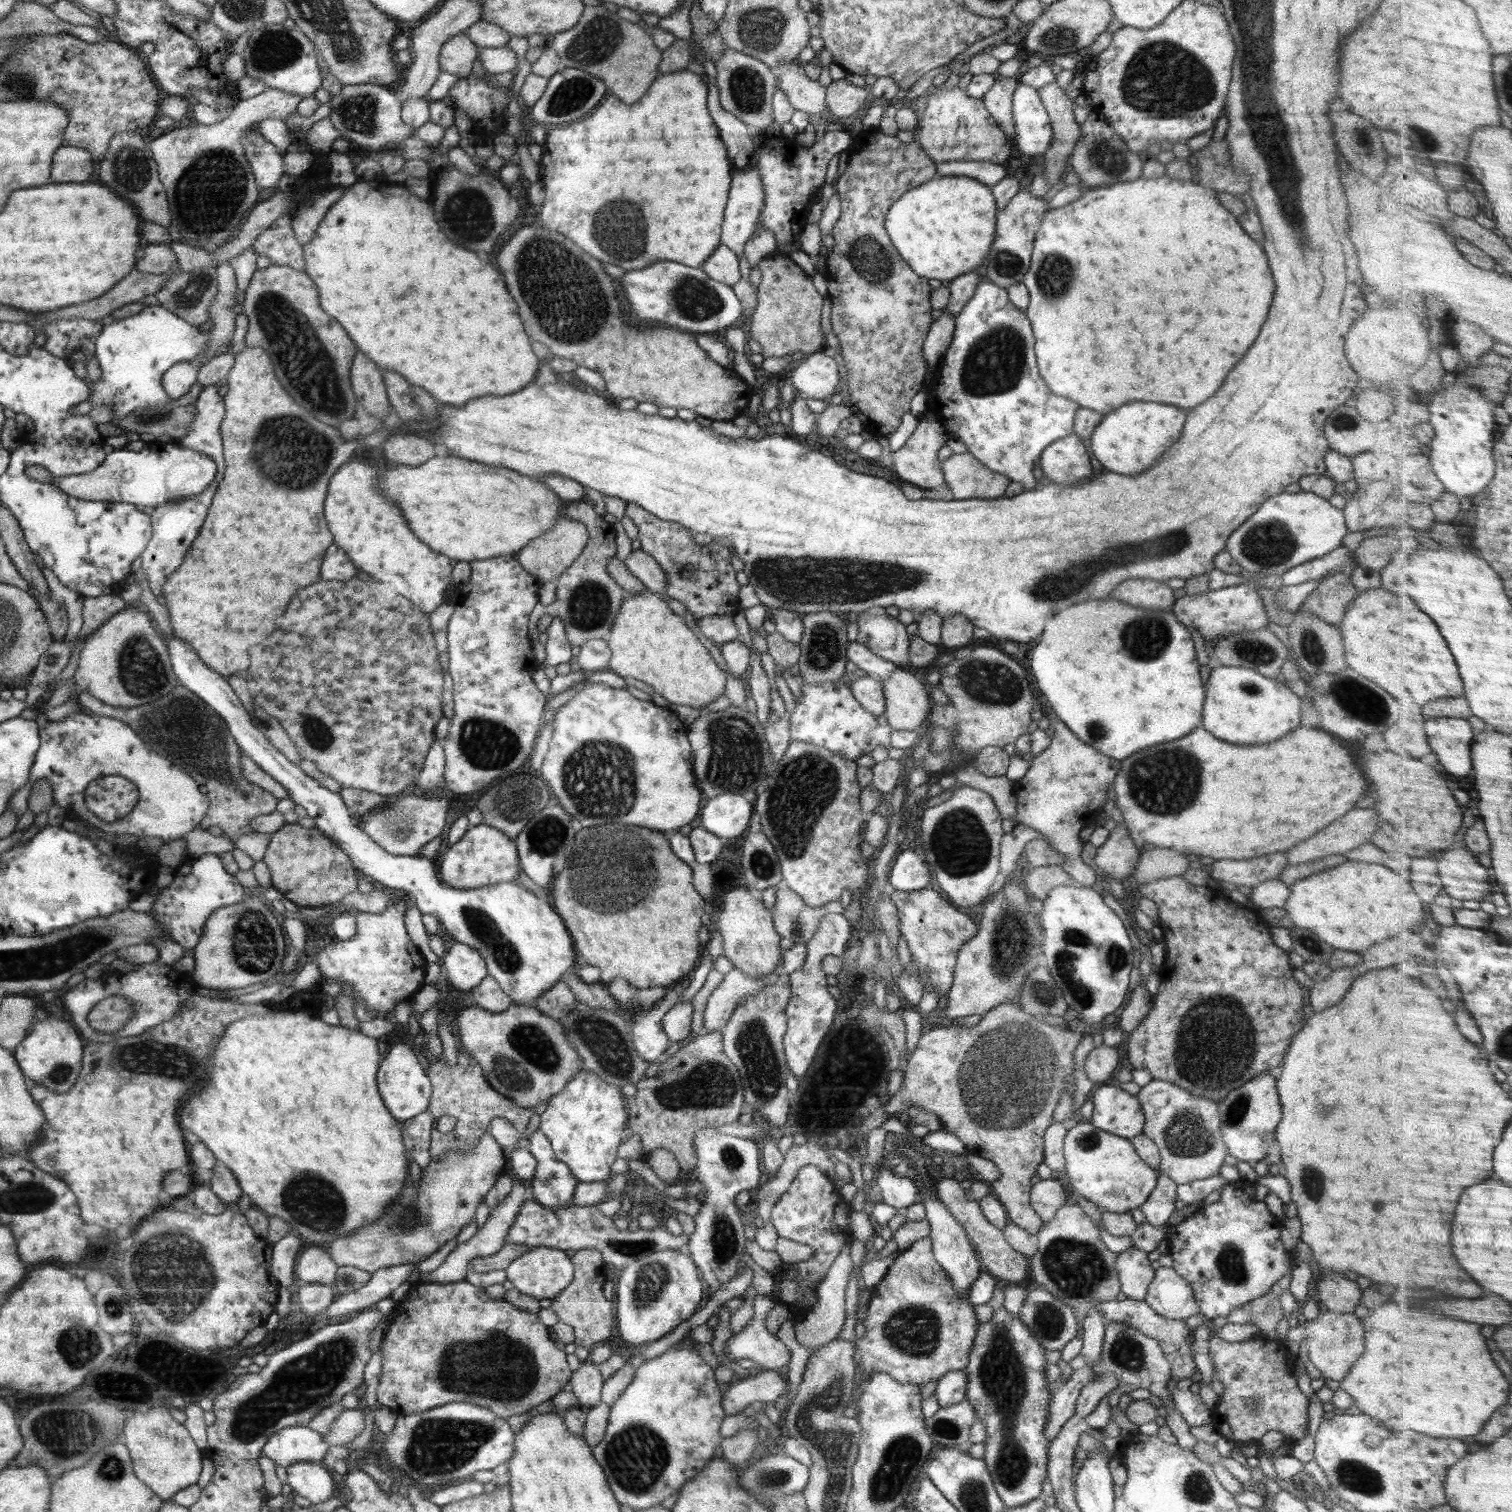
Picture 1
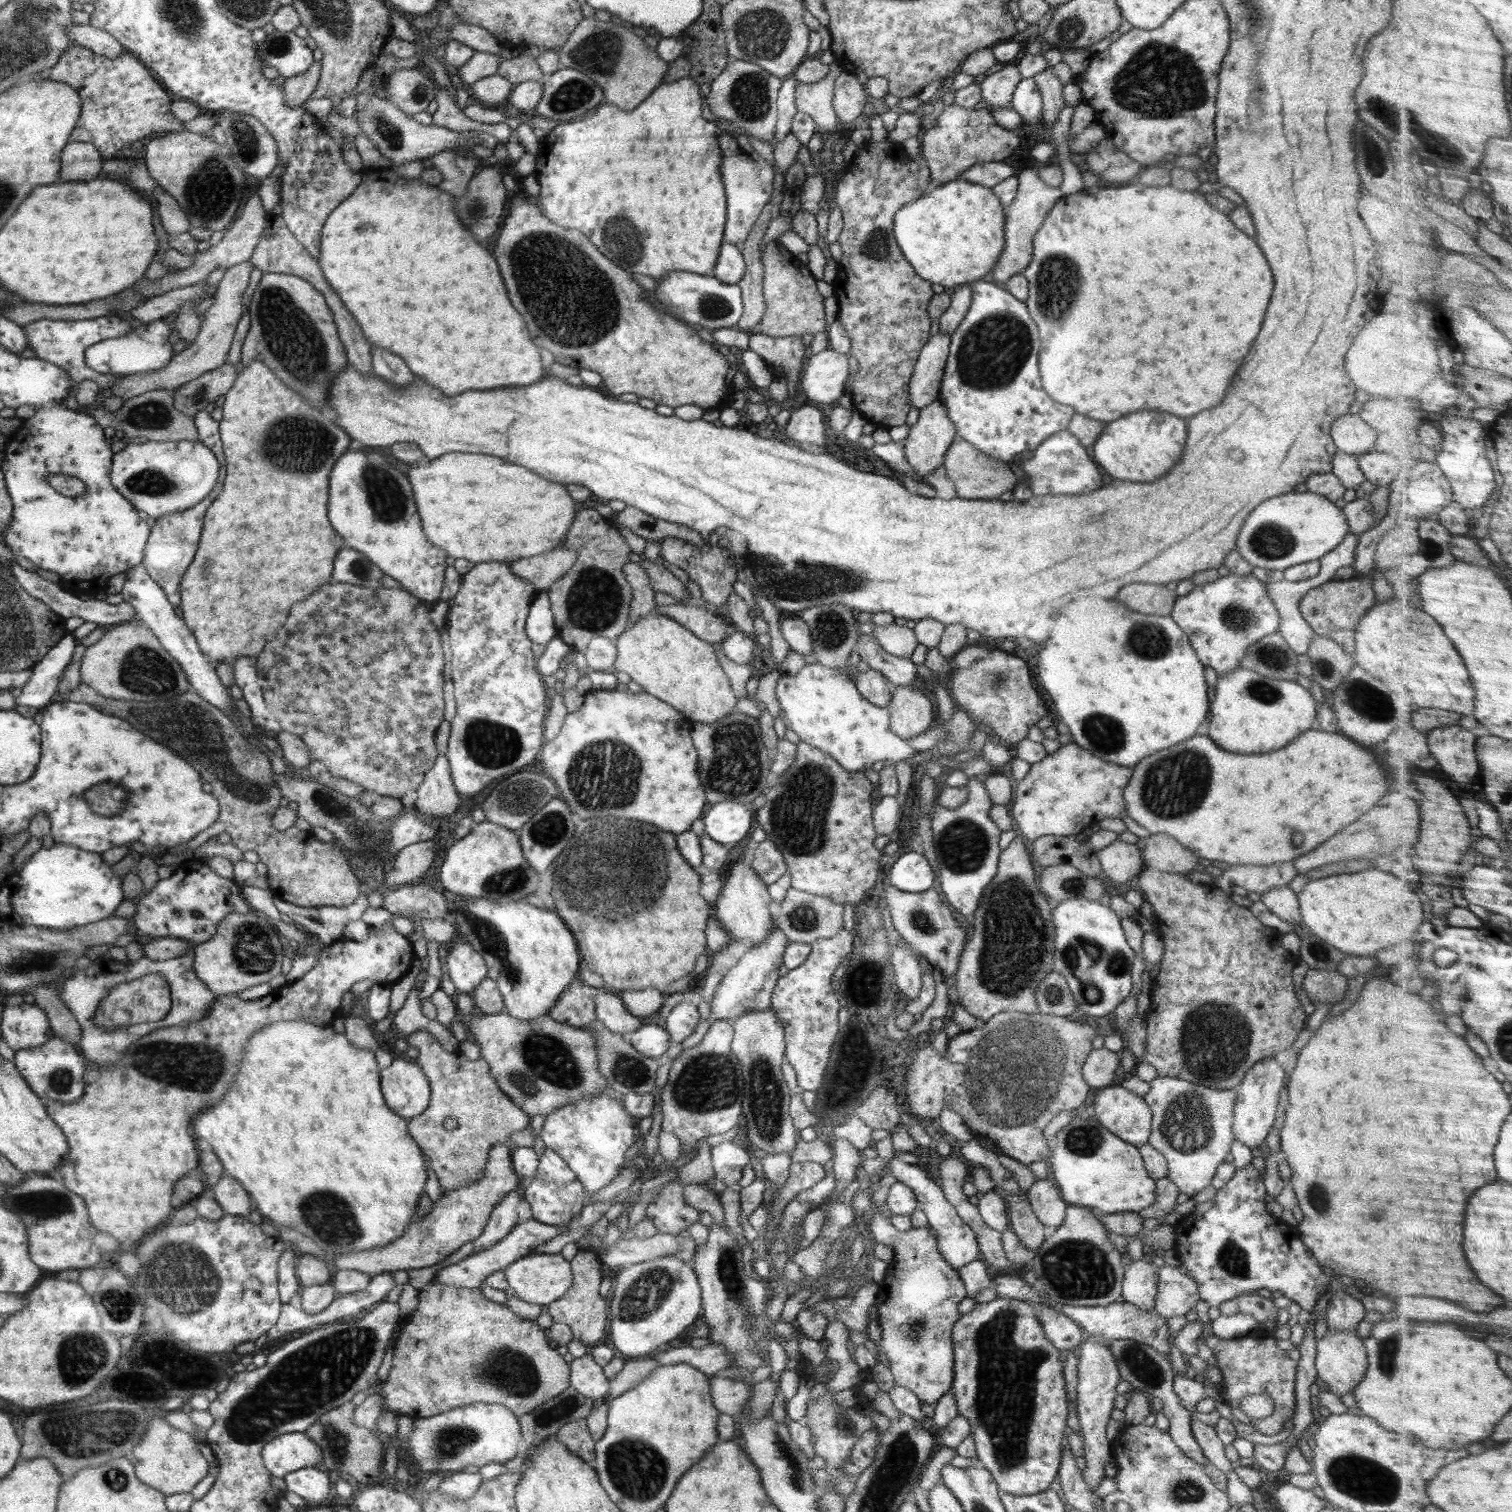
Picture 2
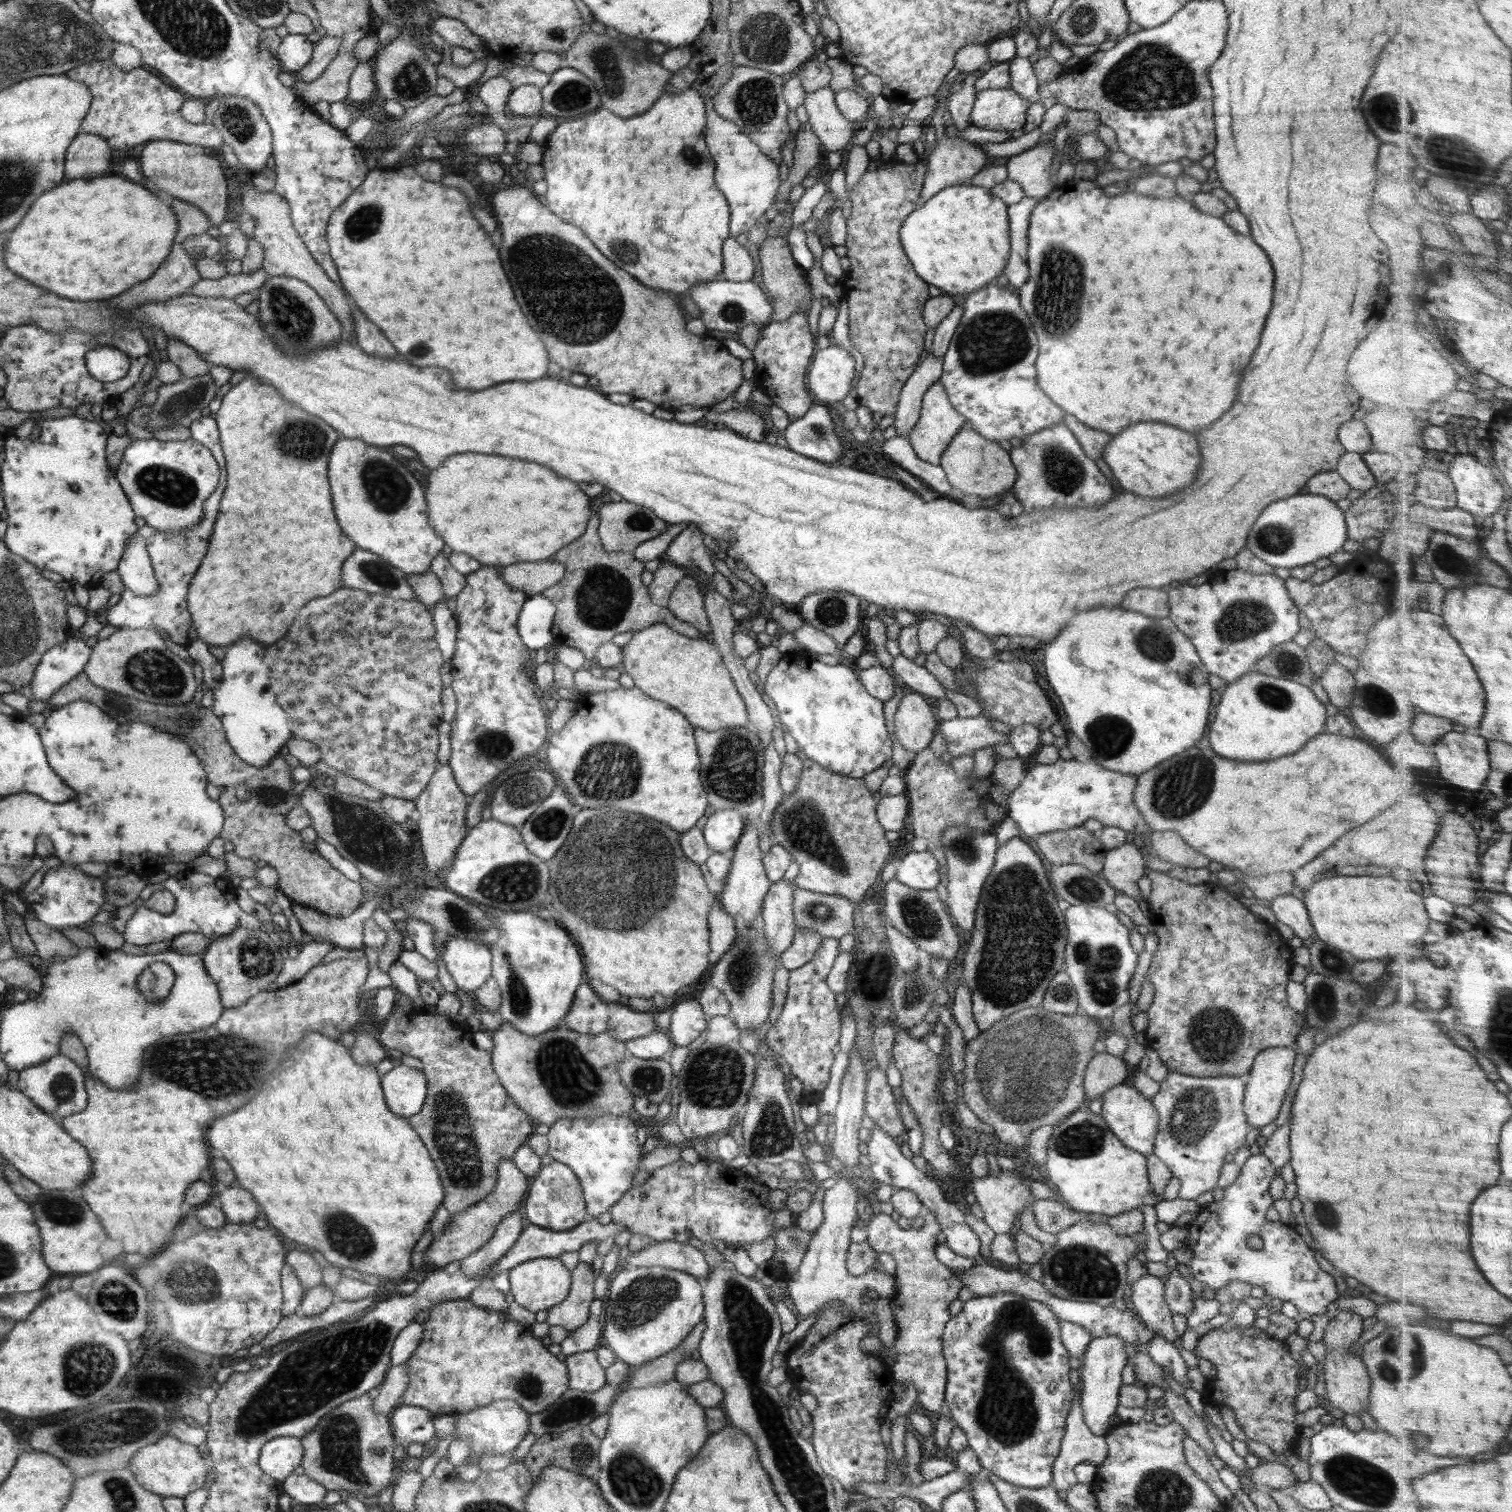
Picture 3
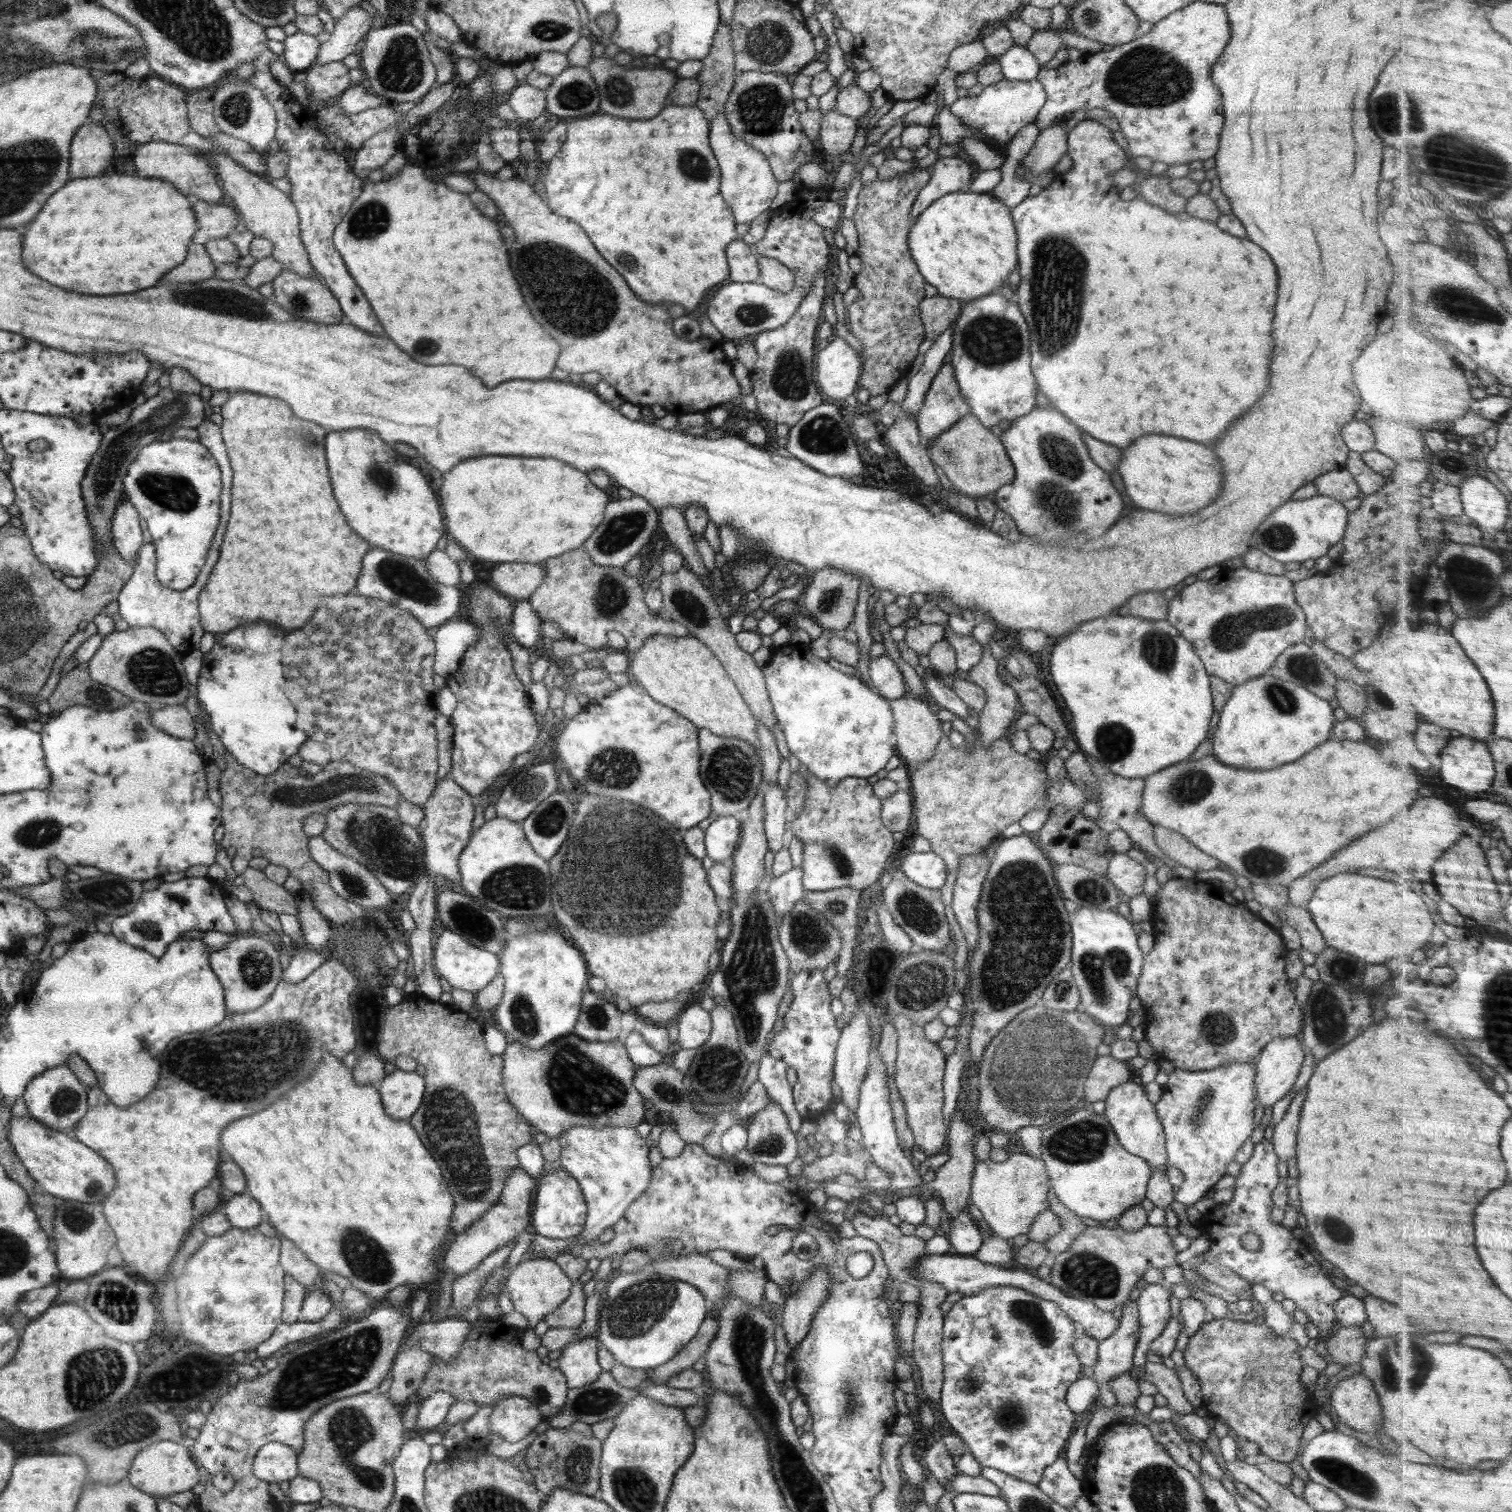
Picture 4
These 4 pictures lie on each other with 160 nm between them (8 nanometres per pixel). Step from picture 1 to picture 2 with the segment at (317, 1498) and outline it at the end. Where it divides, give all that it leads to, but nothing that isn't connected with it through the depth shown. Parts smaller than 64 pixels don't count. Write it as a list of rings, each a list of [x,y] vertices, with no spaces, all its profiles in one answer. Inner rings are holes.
[[[308,1467],[289,1473],[284,1477],[286,1488],[298,1494],[308,1503],[322,1502],[330,1494],[329,1473]]]

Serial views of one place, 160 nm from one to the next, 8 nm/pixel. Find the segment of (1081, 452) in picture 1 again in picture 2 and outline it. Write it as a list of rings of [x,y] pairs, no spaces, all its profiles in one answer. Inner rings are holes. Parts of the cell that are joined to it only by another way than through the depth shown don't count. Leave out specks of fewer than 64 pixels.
[[[1068,429],[1046,438],[1031,455],[1021,458],[1017,462],[1017,467],[1026,473],[1026,484],[1034,492],[1034,496],[1086,494],[1100,488],[1108,480],[1100,475],[1094,460],[1090,460],[1086,448]]]

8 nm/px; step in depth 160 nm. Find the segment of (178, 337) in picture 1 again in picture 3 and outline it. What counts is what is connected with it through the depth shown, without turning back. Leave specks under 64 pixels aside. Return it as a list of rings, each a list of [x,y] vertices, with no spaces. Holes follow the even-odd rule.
[[[96,346],[87,352],[85,363],[96,380],[114,382],[129,371],[130,359],[123,350],[114,346]]]

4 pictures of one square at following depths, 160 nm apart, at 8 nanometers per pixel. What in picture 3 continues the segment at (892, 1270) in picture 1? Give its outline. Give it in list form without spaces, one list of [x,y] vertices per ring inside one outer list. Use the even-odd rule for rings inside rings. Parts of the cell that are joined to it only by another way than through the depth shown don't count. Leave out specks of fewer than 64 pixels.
[[[876,1209],[864,1227],[870,1246],[877,1253],[887,1252],[896,1261],[895,1293],[890,1300],[892,1306],[894,1306],[894,1317],[897,1325],[897,1335],[893,1348],[893,1351],[896,1352],[897,1361],[890,1367],[890,1374],[892,1374],[895,1382],[901,1380],[906,1384],[912,1383],[916,1387],[916,1398],[918,1398],[920,1406],[928,1412],[938,1414],[941,1407],[945,1405],[945,1386],[947,1383],[947,1364],[943,1355],[941,1336],[946,1322],[951,1317],[948,1305],[956,1298],[958,1299],[958,1293],[964,1286],[959,1275],[936,1258],[936,1236],[941,1233],[941,1228],[934,1215],[928,1213],[924,1214],[924,1217],[925,1223],[920,1230],[905,1229],[897,1224],[896,1218]]]

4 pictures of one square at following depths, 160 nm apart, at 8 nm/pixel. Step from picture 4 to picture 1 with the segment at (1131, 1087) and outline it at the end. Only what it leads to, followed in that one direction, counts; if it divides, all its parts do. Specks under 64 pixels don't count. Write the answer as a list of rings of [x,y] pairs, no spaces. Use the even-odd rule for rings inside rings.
[[[1101,1084],[1097,1085],[1090,1097],[1093,1104],[1091,1123],[1096,1128],[1129,1140],[1143,1133],[1145,1116],[1137,1095],[1130,1094],[1122,1087]]]

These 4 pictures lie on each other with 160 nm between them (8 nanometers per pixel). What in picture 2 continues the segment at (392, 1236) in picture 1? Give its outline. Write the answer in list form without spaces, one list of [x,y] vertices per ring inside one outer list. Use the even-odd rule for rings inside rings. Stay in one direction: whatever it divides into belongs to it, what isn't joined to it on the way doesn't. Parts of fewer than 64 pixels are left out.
[[[495,1144],[489,1150],[482,1178],[477,1178],[475,1182],[463,1184],[454,1190],[443,1190],[440,1199],[433,1203],[432,1210],[422,1219],[414,1215],[404,1234],[396,1240],[386,1246],[334,1257],[333,1269],[359,1270],[373,1276],[396,1270],[424,1268],[443,1262],[464,1244],[476,1240],[487,1225],[494,1207],[504,1200],[509,1192],[518,1188],[518,1174],[513,1169],[511,1151],[509,1144]]]

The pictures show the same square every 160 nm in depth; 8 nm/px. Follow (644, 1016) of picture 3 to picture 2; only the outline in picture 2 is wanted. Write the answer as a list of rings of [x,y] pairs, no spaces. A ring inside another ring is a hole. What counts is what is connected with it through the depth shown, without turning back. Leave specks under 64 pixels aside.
[[[607,987],[598,989],[597,995],[592,998],[595,1002],[596,1016],[608,1030],[627,1037],[629,1033],[641,1027],[638,1017],[624,1006],[613,990]]]

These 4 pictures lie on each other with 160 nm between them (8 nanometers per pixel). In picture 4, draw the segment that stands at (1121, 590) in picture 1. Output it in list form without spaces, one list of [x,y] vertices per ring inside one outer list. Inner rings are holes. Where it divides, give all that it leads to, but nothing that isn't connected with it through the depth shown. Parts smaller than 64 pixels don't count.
[[[1144,592],[1136,594],[1130,602],[1118,608],[1118,614],[1124,616],[1140,616],[1148,620],[1166,620],[1169,611],[1169,601],[1162,592]]]

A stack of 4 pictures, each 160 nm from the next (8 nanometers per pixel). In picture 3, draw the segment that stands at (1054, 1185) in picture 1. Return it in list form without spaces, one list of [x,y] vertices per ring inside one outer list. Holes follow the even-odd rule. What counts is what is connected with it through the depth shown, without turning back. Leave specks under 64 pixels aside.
[[[1054,1198],[1036,1200],[1032,1207],[1037,1226],[1048,1234],[1056,1235],[1076,1221],[1082,1220],[1080,1212],[1075,1212],[1066,1205],[1056,1202]]]

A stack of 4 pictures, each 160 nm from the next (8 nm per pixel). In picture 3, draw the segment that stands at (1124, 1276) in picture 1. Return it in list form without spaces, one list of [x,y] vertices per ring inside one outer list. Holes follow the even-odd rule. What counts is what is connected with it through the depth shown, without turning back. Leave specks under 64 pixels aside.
[[[1148,1274],[1132,1285],[1131,1301],[1135,1312],[1150,1330],[1170,1342],[1178,1343],[1181,1334],[1174,1329],[1173,1314],[1168,1308],[1164,1293],[1165,1280]]]

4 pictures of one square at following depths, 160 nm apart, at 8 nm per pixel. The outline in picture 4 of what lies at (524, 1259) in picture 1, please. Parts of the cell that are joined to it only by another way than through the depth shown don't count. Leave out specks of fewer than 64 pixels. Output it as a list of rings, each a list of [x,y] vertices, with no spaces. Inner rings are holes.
[[[539,1257],[522,1260],[512,1268],[507,1276],[505,1289],[509,1292],[515,1310],[526,1317],[529,1327],[533,1328],[540,1320],[554,1312],[571,1293],[573,1282],[564,1274],[552,1258]]]

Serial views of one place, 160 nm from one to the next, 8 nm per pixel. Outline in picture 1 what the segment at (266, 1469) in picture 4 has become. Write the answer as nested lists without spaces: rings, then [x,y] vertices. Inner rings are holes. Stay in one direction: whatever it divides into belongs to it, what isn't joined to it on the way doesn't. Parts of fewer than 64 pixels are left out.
[[[304,1426],[277,1431],[263,1446],[263,1454],[285,1469],[301,1461],[321,1463],[328,1450],[322,1435]]]

